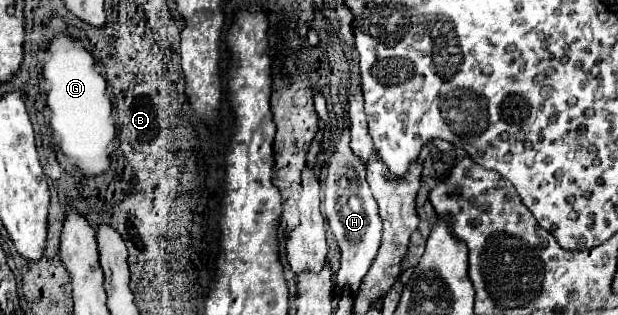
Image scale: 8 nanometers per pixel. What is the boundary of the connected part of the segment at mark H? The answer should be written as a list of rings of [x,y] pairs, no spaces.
[[[343,133],[337,151],[331,157],[327,179],[325,179],[325,217],[329,221],[329,227],[339,243],[341,249],[341,267],[335,277],[335,287],[345,289],[349,287],[349,293],[353,299],[357,297],[359,285],[363,277],[367,275],[373,259],[377,257],[377,251],[381,247],[381,231],[383,223],[377,211],[377,203],[369,191],[369,185],[365,181],[365,165],[353,155],[349,147],[349,133]]]

